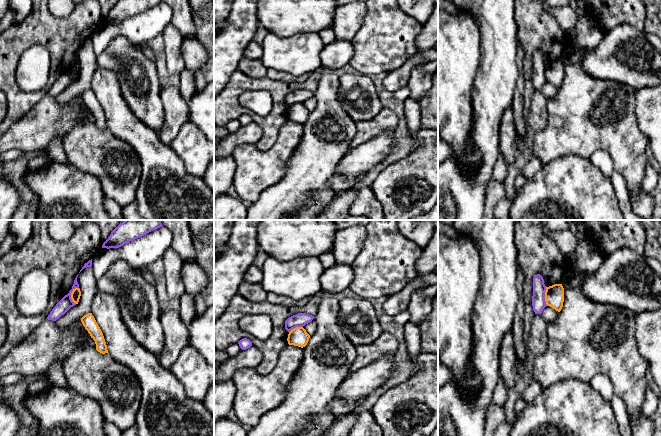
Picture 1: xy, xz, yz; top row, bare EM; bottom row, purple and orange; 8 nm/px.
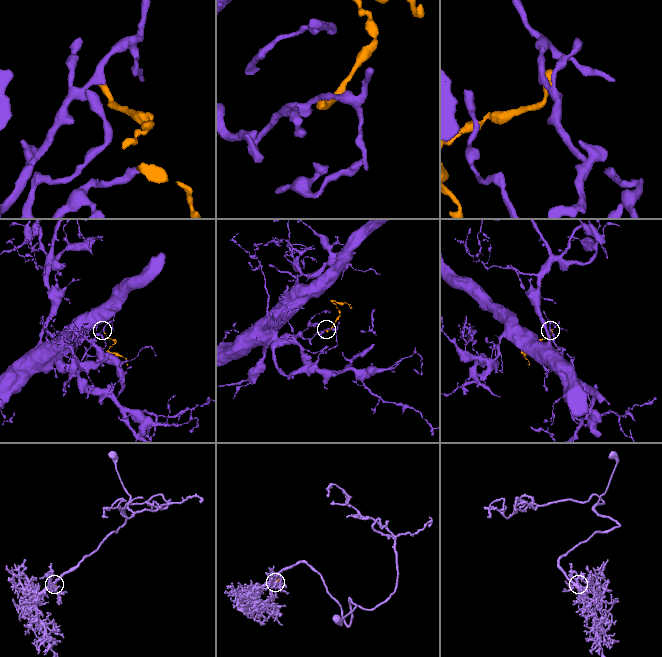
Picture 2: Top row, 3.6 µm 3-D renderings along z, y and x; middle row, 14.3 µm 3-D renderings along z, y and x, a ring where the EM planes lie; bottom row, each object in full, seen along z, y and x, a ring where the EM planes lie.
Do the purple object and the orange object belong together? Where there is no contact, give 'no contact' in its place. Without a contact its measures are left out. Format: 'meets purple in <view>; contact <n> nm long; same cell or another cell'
meets purple in xy; contact 150 nm long; another cell

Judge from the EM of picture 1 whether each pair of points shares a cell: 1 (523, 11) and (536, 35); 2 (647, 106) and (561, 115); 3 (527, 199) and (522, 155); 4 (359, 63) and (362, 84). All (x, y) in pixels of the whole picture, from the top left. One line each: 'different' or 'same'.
1: same
2: different
3: different
4: different

